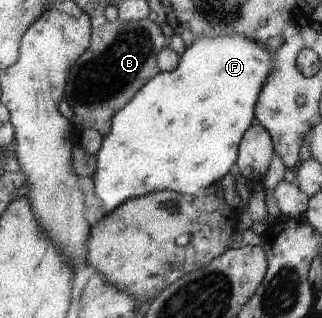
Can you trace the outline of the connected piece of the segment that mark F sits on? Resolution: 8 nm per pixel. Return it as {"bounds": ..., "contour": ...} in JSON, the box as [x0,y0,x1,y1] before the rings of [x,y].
{"bounds":[92,33,275,215],"contour":[[[218,33],[210,37],[197,38],[186,47],[185,52],[180,56],[178,66],[172,72],[160,71],[152,80],[147,80],[146,84],[143,84],[142,88],[134,95],[134,98],[124,108],[114,113],[111,120],[110,132],[102,139],[101,147],[96,154],[97,167],[92,179],[95,184],[95,194],[104,204],[104,215],[117,209],[125,200],[139,197],[140,195],[156,191],[176,191],[183,195],[191,195],[198,189],[220,183],[220,180],[232,168],[232,164],[236,162],[242,137],[256,123],[255,106],[263,84],[267,81],[274,67],[275,60],[273,59],[273,54],[258,41],[248,38],[243,34],[230,33],[229,35],[224,35]]]}

